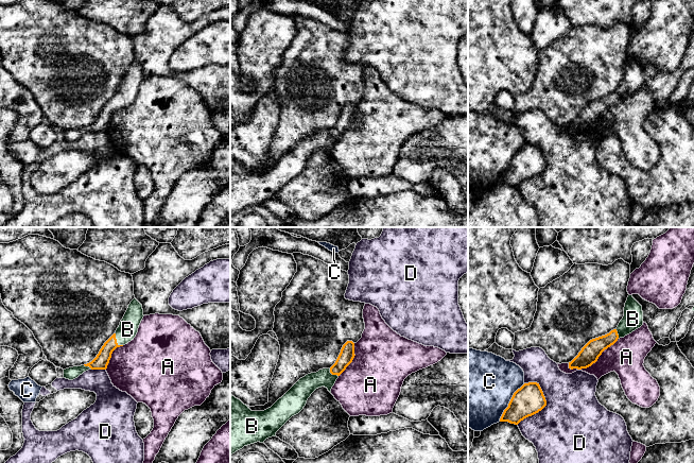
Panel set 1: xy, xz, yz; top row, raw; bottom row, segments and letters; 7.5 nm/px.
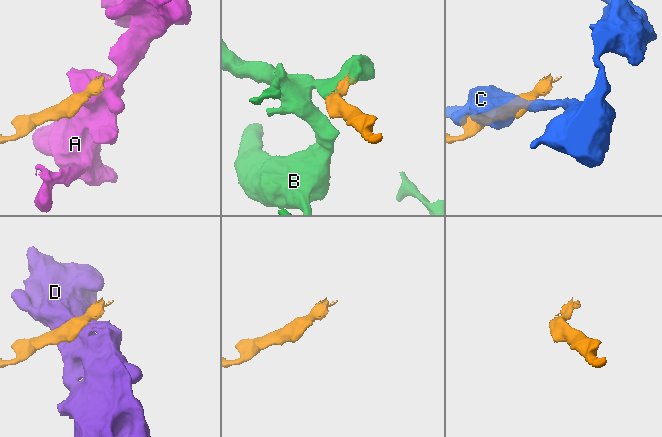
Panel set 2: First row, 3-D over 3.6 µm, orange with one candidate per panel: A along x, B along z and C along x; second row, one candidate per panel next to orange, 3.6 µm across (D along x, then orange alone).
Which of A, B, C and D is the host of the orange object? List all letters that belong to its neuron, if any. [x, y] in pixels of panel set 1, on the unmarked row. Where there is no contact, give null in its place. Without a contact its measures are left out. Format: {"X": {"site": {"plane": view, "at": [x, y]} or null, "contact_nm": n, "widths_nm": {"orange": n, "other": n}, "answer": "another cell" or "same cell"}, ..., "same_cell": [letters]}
{"A": {"site": {"plane": "yz", "at": [594, 124]}, "contact_nm": 440, "widths_nm": {"orange": 140, "other": 280}, "answer": "another cell"}, "B": {"site": {"plane": "xy", "at": [116, 103]}, "contact_nm": 110, "widths_nm": {"orange": 110, "other": 150}, "answer": "same cell"}, "C": {"site": {"plane": "yz", "at": [509, 164]}, "contact_nm": 340, "widths_nm": {"orange": 220, "other": 500}, "answer": "another cell"}, "D": {"site": {"plane": "yz", "at": [542, 170]}, "contact_nm": 360, "widths_nm": {"orange": 220, "other": 500}, "answer": "another cell"}, "same_cell": ["B"]}

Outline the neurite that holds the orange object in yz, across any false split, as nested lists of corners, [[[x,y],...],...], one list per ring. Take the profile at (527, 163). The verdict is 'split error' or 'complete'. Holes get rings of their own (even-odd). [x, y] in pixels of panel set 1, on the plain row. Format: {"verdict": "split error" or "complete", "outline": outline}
{"verdict": "complete", "outline": [[[524,145],[514,155],[500,184],[508,184],[518,187],[524,181],[541,173],[545,168],[546,162],[539,145]]]}

